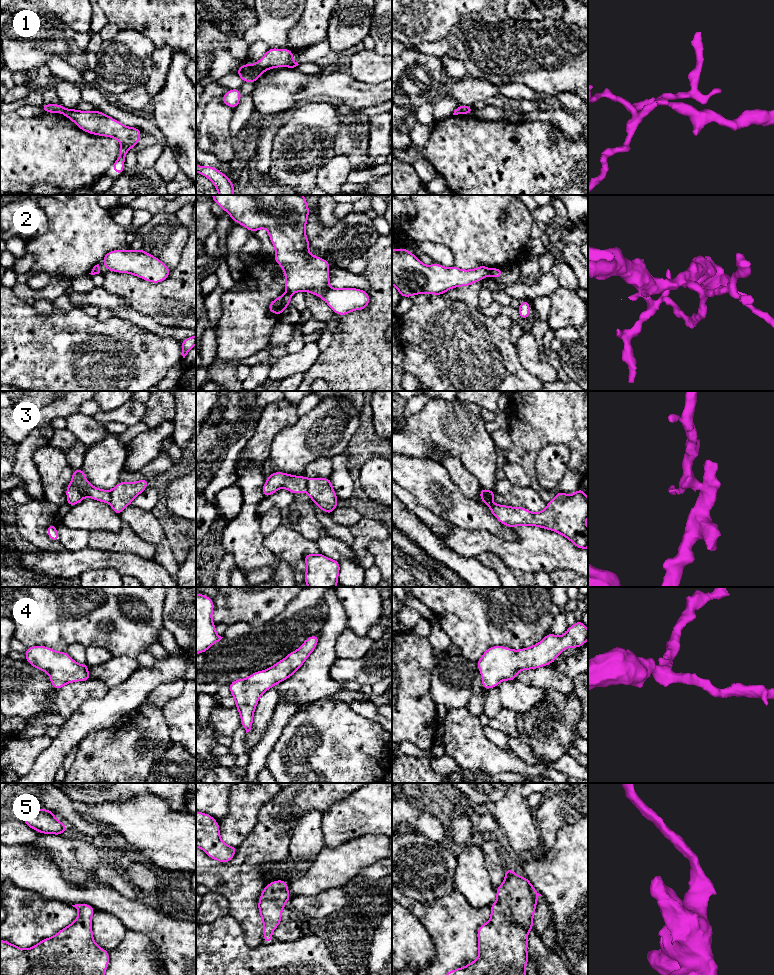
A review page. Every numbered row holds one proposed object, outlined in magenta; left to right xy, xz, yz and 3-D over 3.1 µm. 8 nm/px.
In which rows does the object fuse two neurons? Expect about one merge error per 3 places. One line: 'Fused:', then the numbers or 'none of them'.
Fused: 1, 2, 3

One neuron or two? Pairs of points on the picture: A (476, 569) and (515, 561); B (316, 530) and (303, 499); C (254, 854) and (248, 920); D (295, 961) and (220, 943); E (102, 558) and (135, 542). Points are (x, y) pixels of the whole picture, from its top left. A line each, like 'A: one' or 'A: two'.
A: two
B: one
C: one
D: one
E: two

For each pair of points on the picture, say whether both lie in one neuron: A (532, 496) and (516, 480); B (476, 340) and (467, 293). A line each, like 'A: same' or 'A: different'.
A: different
B: different

